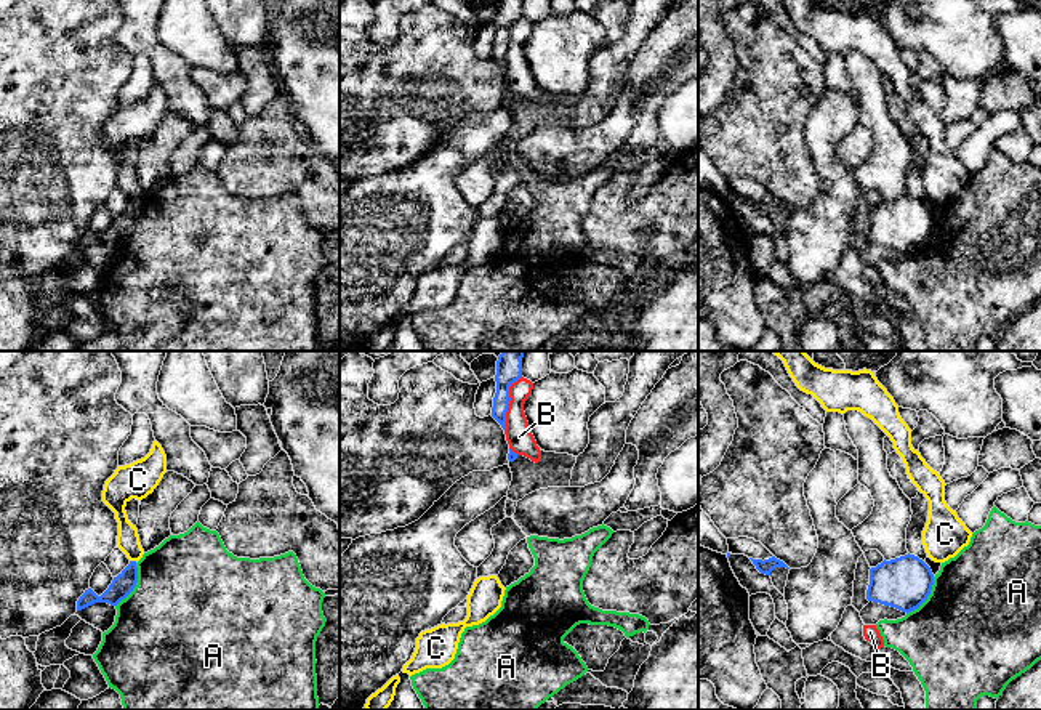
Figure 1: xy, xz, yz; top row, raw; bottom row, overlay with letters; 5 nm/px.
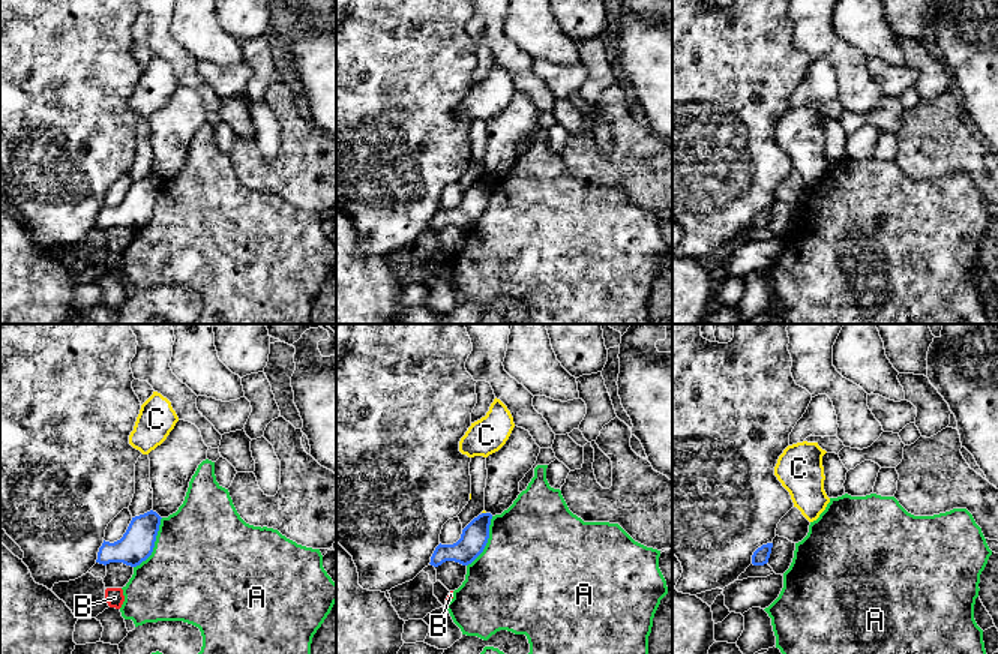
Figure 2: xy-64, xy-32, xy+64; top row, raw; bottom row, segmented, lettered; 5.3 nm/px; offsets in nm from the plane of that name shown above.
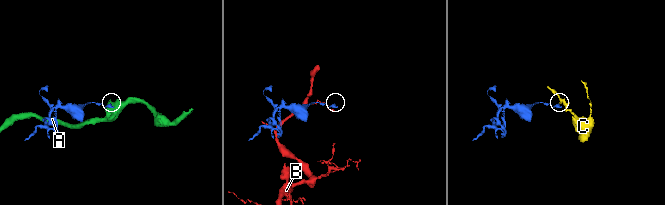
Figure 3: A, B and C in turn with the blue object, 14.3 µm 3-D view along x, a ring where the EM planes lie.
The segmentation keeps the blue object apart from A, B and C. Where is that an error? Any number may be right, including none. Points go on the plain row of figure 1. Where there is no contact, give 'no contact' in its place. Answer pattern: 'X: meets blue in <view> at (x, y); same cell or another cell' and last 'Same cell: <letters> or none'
A: meets blue in xy at (135, 226); another cell
B: meets blue in xz at (508, 44); another cell
C: meets blue in xy at (133, 202); another cell
Same cell: none

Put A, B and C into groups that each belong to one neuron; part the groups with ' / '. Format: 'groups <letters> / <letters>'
groups A / B / C

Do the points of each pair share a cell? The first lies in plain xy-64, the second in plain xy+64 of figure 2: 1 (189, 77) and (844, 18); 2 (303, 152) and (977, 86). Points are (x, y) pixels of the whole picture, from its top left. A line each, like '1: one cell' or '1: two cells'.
1: two cells
2: two cells

